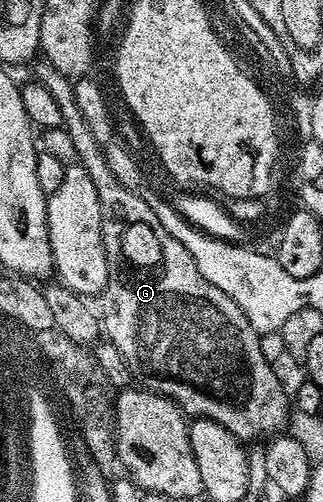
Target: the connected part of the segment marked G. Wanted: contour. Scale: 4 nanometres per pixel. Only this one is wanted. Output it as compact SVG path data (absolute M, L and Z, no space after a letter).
M40 63L36 73L34 73L34 77L35 80L42 83L42 87L46 87L46 91L50 91L50 95L54 95L55 101L58 102L58 107L62 111L62 119L64 120L62 127L66 131L66 135L70 135L70 139L74 142L76 160L86 171L86 175L90 175L90 180L94 182L94 187L98 191L98 215L102 215L102 243L104 244L106 259L108 260L108 282L102 294L102 300L104 300L102 329L106 334L107 340L112 341L114 347L118 347L118 351L122 351L122 359L126 359L129 374L135 380L137 377L140 380L137 382L143 388L149 389L152 393L161 393L163 397L169 397L189 418L199 419L205 417L214 423L222 423L222 427L226 427L226 431L230 431L230 435L234 435L242 443L256 441L259 437L271 439L277 436L283 430L280 428L288 421L290 393L289 390L288 393L284 390L284 385L280 382L279 375L274 371L276 370L274 365L267 361L266 356L262 355L262 347L260 346L261 334L250 323L250 319L246 319L242 307L238 307L238 303L234 303L234 299L230 299L230 295L226 295L226 291L218 291L218 287L214 287L214 283L210 283L210 279L206 279L206 275L202 275L202 271L198 271L198 263L194 263L194 255L190 255L190 251L186 251L186 247L182 247L182 243L178 243L178 239L174 239L174 235L170 235L170 231L166 231L166 227L162 227L162 222L158 220L158 215L154 215L154 211L150 211L144 196L135 189L122 187L122 183L118 183L118 179L114 179L114 171L110 171L110 167L106 163L104 146L98 143L98 139L94 139L94 135L90 132L90 127L86 124L86 119L82 119L82 111L78 111L78 101L74 99L73 78L62 75L62 71L58 71L53 65L47 63Z

